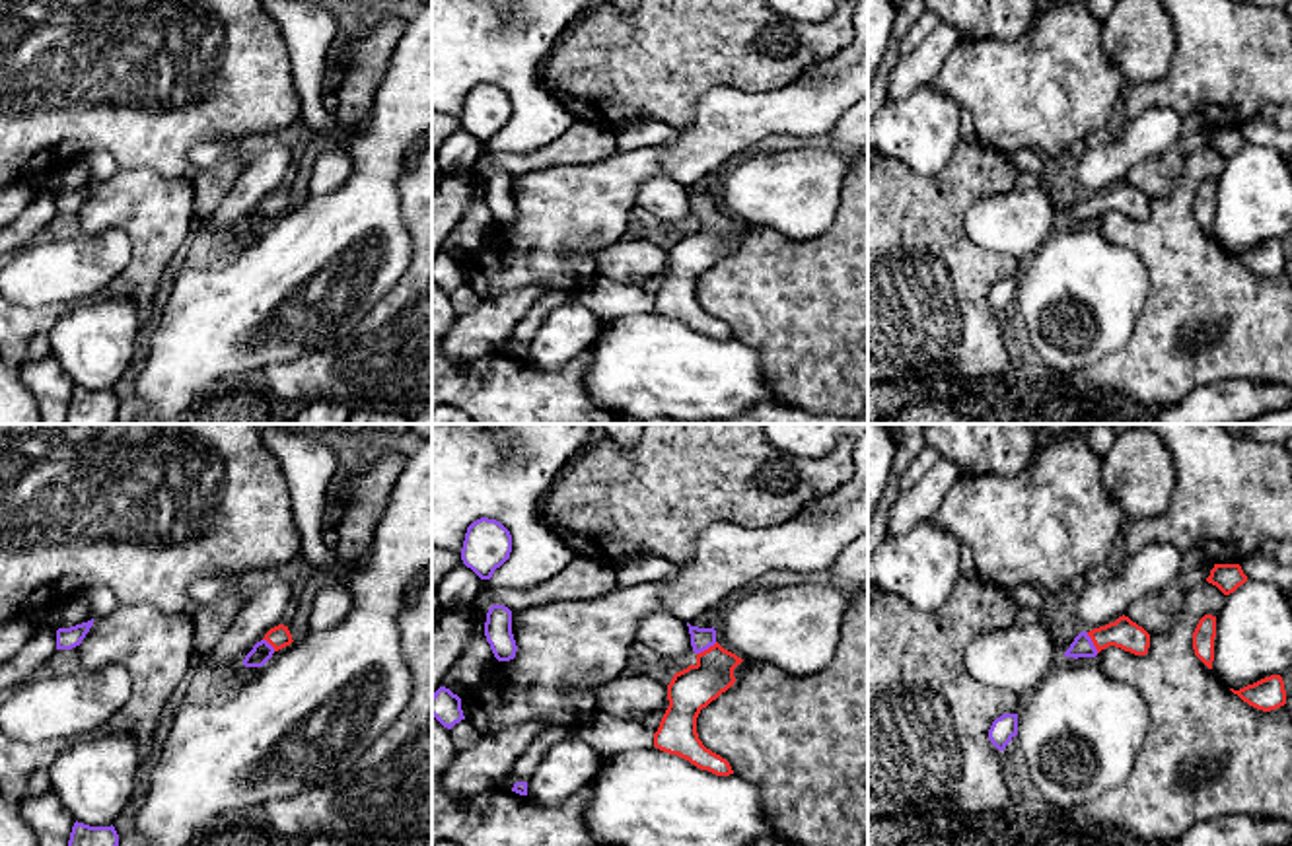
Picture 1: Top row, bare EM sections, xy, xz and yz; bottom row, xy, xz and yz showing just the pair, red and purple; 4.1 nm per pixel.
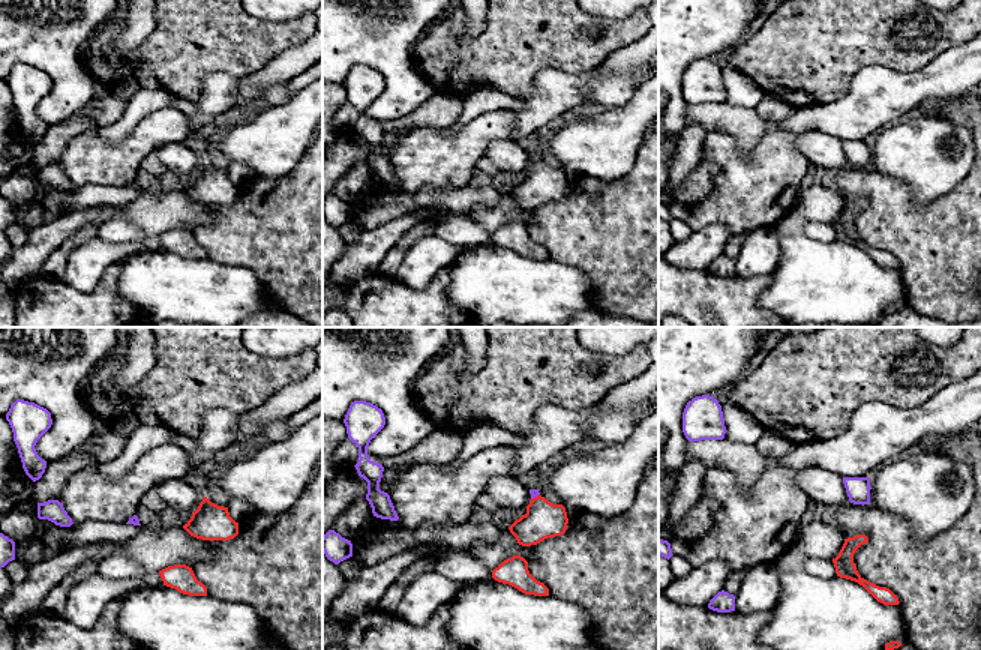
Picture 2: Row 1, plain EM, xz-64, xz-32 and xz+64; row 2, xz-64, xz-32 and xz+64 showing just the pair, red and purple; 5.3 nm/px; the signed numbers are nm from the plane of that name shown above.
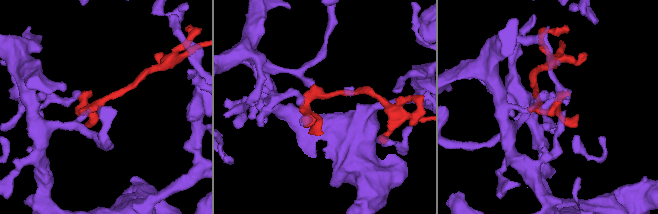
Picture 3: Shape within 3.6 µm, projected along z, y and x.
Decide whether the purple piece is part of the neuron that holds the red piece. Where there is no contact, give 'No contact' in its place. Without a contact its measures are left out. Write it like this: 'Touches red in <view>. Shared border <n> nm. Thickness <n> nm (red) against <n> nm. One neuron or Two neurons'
Touches red in yz. Shared border 100 nm. Thickness 120 nm (red) against 90 nm. One neuron

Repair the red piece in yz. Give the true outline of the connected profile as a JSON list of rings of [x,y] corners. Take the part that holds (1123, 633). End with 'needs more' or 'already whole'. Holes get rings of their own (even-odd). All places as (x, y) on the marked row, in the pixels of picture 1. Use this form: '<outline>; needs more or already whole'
[[[1123,615],[1115,622],[1094,628],[1090,632],[1080,632],[1064,655],[1074,659],[1095,657],[1109,646],[1121,648],[1134,655],[1146,655],[1150,648],[1150,634]]]; needs more

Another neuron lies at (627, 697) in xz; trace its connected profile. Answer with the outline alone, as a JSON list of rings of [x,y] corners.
[[[648,675],[623,677],[597,687],[593,692],[597,712],[621,720],[640,720],[667,702],[667,687]]]

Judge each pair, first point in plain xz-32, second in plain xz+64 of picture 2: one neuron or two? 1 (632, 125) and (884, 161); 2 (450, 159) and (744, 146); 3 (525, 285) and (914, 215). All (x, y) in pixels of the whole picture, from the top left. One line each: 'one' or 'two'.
1: one
2: two
3: two

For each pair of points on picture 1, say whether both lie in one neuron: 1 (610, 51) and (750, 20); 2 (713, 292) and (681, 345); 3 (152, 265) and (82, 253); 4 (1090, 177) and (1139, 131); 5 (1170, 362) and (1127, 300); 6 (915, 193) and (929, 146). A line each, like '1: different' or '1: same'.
1: same
2: different
3: different
4: same
5: different
6: different

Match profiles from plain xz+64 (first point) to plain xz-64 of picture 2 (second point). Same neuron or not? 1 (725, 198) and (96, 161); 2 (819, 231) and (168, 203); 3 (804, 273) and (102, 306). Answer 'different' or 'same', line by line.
1: same
2: different
3: different

